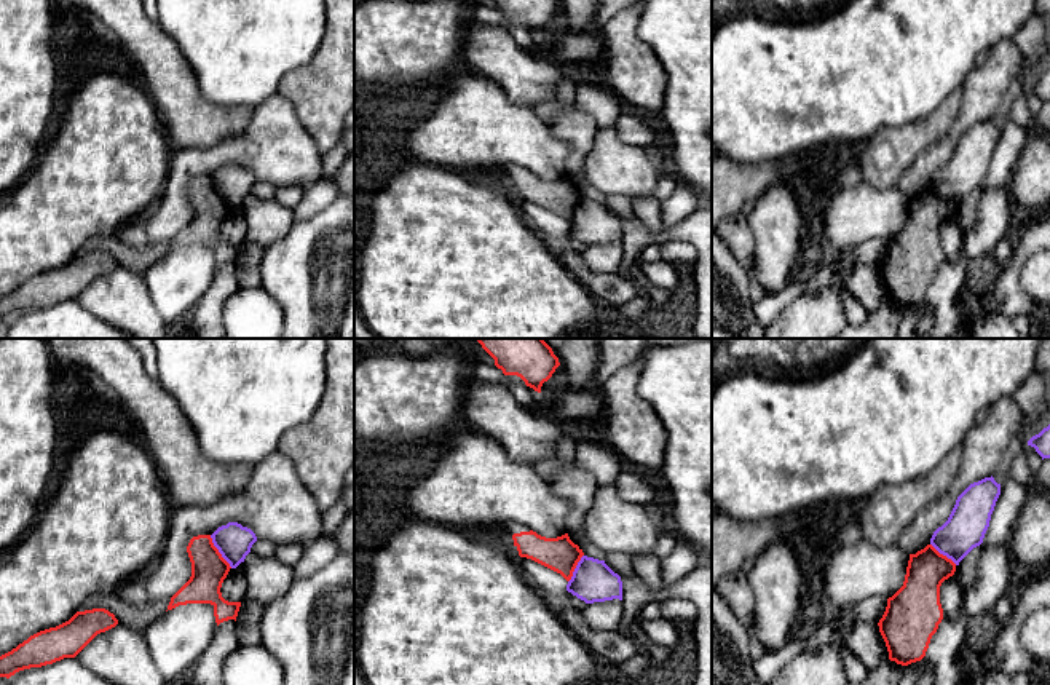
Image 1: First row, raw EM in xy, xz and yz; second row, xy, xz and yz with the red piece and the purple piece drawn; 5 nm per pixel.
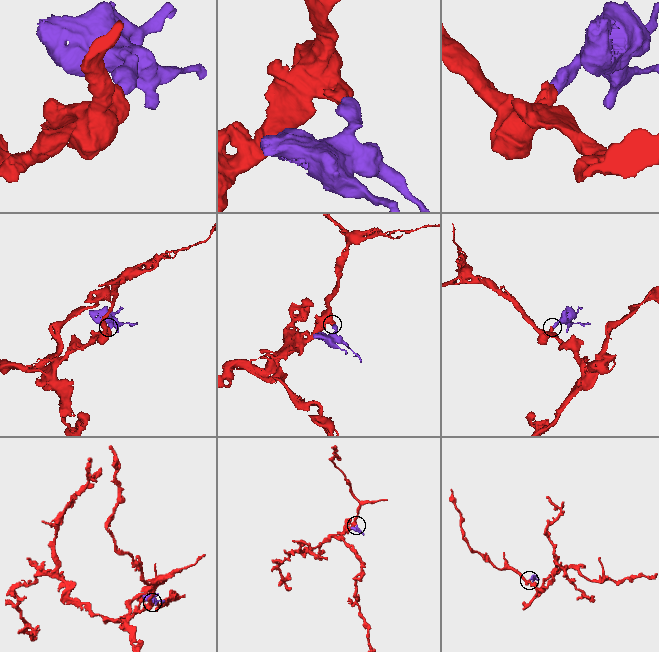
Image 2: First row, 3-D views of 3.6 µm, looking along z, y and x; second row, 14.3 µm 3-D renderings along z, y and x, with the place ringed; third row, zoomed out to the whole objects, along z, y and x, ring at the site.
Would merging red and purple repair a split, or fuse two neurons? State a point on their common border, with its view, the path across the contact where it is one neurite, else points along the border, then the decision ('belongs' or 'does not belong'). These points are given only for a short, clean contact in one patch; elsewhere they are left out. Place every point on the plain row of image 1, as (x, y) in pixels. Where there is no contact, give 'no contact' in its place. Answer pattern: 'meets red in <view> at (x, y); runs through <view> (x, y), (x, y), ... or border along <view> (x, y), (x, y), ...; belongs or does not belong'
meets red in xy at (217, 194); border along xy (209, 178), (221, 198), (232, 209); does not belong

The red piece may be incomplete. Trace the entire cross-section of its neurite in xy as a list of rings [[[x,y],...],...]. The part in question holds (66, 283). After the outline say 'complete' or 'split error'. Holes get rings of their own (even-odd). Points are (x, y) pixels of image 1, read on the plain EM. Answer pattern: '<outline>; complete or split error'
[[[105,251],[77,254],[69,263],[40,273],[0,299],[0,319],[10,321],[19,313],[75,300],[97,276],[118,267]]]; complete

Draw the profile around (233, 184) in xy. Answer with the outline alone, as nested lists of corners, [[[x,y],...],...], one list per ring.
[[[228,164],[227,168],[219,169],[211,180],[231,211],[236,211],[244,204],[252,187],[257,184],[255,176],[238,164]]]

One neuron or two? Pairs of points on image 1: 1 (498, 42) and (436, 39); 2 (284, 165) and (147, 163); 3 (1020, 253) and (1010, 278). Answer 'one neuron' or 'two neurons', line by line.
1: two neurons
2: two neurons
3: one neuron

